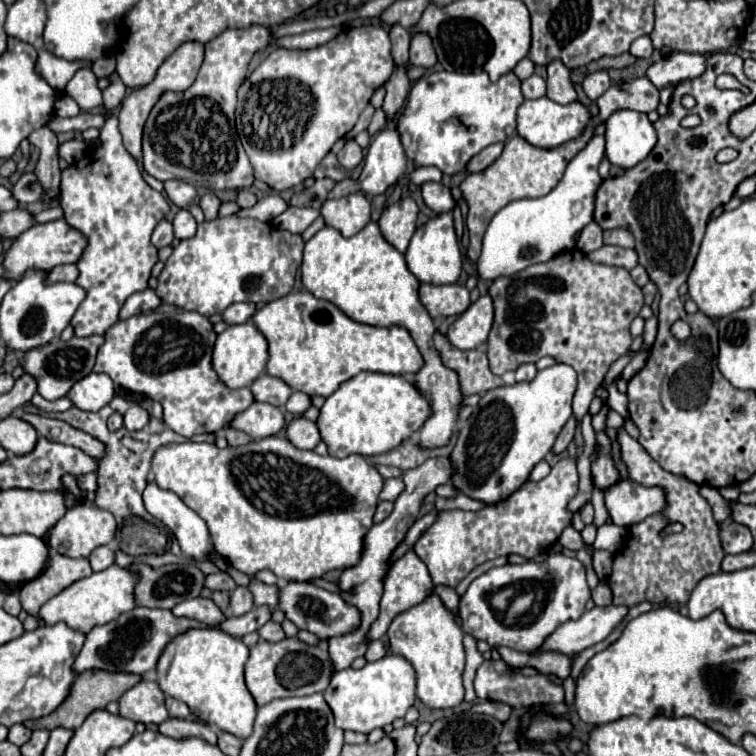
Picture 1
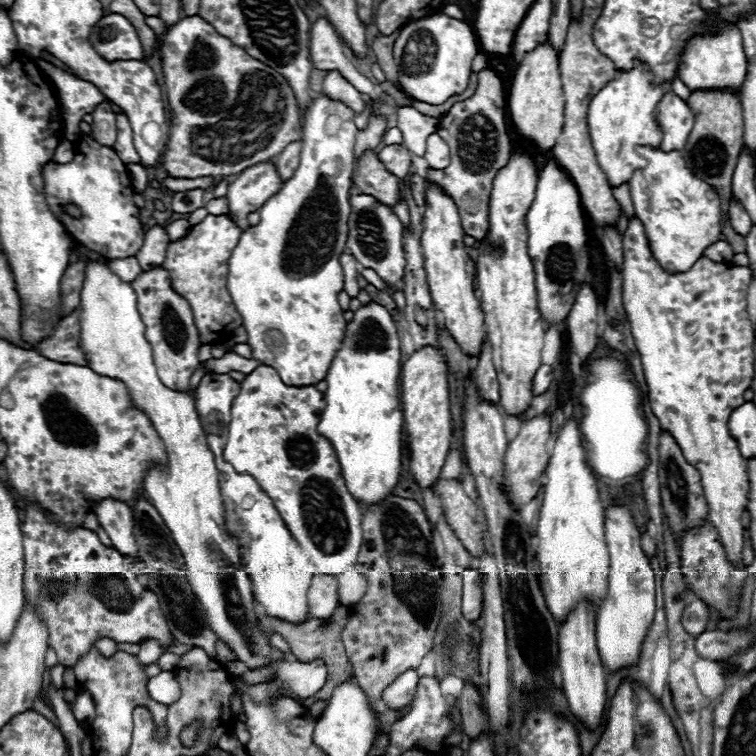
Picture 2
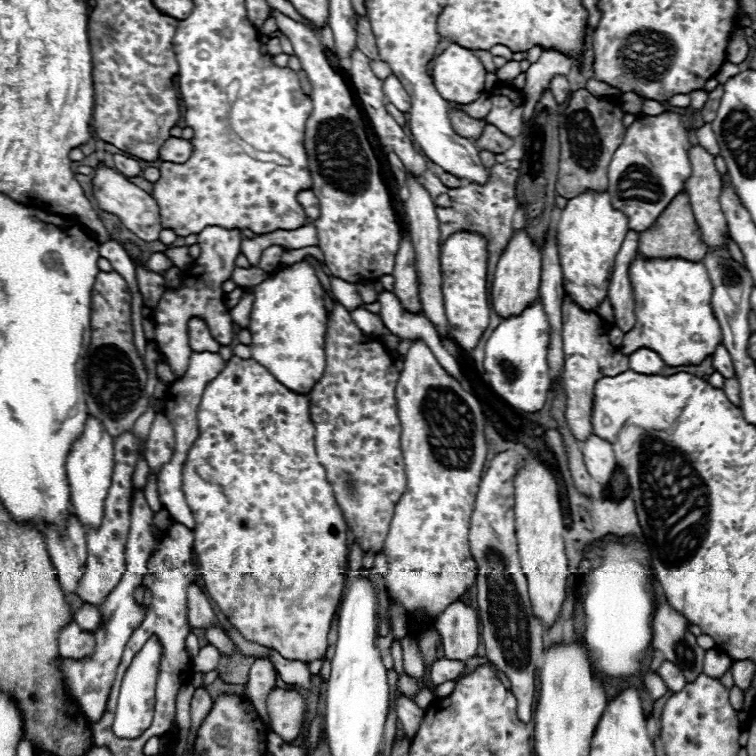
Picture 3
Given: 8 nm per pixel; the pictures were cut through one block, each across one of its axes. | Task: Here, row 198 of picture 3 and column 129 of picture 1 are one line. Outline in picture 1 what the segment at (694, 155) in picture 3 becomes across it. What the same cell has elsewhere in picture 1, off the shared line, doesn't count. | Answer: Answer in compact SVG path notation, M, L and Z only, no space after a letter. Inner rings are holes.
M152 680L138 682L120 698L120 716L142 724L162 724L168 720L164 692Z

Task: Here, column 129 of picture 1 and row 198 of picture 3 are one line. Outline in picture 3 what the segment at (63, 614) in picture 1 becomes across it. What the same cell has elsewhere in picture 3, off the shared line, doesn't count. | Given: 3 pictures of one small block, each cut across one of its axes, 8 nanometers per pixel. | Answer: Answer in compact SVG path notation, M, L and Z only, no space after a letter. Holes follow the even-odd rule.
M588 190L568 200L566 208L560 212L556 232L560 266L564 272L564 290L574 298L578 306L596 310L596 306L606 298L616 254L628 232L628 218L620 210L612 208L608 192Z

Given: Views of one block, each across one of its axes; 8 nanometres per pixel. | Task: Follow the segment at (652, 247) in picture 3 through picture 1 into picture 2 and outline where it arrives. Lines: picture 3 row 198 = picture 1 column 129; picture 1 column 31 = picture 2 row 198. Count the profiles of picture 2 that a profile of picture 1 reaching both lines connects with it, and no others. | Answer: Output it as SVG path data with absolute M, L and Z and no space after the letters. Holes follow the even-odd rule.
M694 90L694 92L690 92L688 104L692 104L692 110L696 112L696 124L684 146L684 158L688 160L688 166L692 168L692 172L696 172L696 176L700 176L704 182L712 184L718 190L718 196L724 202L722 234L726 236L726 240L728 242L744 242L744 238L740 234L736 234L728 222L730 184L732 184L732 174L734 174L734 168L738 162L738 154L742 148L742 136L744 136L744 114L742 114L740 92Z

